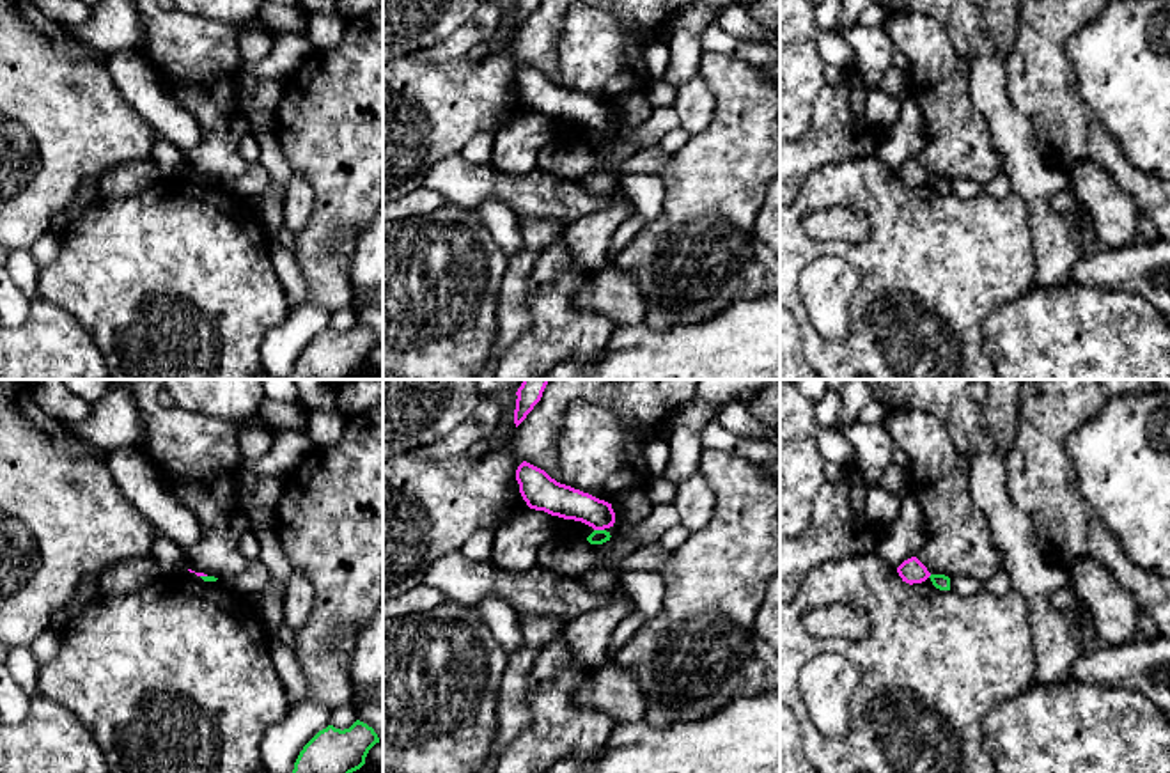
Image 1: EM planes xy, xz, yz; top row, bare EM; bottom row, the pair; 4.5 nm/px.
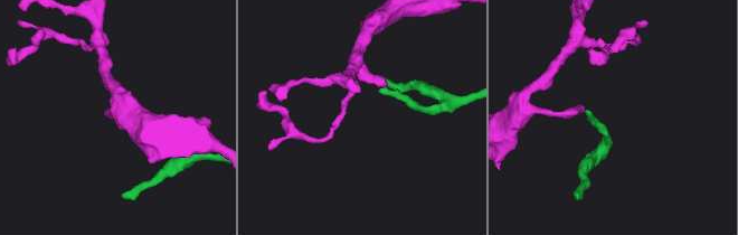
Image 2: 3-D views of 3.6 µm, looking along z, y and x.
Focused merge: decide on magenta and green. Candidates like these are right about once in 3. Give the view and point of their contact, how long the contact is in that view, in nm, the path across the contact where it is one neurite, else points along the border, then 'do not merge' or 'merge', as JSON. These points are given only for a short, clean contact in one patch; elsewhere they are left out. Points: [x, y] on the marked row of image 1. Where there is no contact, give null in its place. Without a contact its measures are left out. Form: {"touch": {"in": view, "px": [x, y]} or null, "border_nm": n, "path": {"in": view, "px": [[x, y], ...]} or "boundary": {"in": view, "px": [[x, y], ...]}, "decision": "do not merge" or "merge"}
{"touch": {"in": "xz", "px": [600, 529]}, "border_nm": 50, "boundary": {"in": "xz", "px": [[594, 529], [603, 530]]}, "decision": "do not merge"}

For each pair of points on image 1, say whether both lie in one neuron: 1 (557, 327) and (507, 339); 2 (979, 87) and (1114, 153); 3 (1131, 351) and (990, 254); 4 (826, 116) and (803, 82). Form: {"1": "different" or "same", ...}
{"1": "different", "2": "different", "3": "different", "4": "different"}

